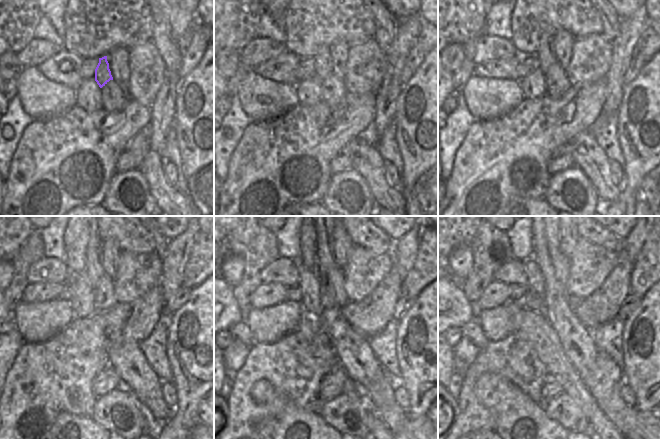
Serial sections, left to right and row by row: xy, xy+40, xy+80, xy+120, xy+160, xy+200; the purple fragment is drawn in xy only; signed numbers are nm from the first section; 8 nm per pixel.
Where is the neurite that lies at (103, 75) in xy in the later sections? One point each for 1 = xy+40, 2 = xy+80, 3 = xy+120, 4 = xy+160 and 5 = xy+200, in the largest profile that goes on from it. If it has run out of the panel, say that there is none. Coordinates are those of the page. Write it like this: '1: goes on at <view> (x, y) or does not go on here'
1: goes on at xy+40 (323, 65)
2: goes on at xy+80 (545, 57)
3: goes on at xy+120 (94, 271)
4: goes on at xy+160 (324, 258)
5: goes on at xy+200 (552, 236)

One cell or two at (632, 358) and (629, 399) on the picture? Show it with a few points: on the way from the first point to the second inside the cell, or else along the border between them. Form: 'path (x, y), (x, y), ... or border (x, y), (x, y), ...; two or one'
border (624, 382), (634, 393), (635, 405); two

